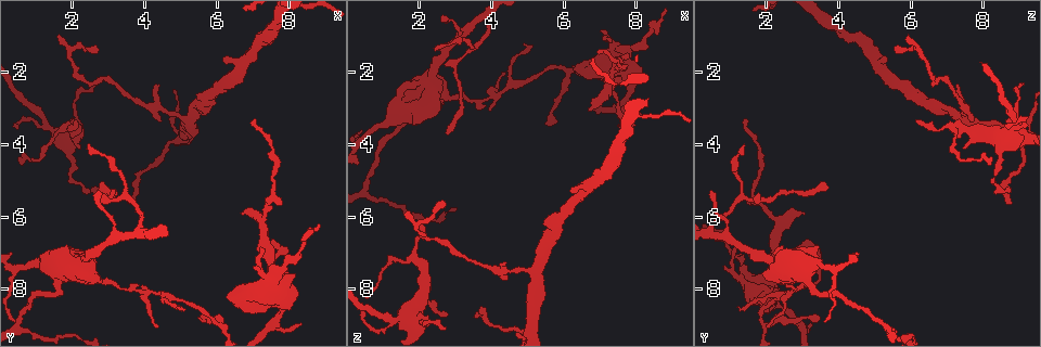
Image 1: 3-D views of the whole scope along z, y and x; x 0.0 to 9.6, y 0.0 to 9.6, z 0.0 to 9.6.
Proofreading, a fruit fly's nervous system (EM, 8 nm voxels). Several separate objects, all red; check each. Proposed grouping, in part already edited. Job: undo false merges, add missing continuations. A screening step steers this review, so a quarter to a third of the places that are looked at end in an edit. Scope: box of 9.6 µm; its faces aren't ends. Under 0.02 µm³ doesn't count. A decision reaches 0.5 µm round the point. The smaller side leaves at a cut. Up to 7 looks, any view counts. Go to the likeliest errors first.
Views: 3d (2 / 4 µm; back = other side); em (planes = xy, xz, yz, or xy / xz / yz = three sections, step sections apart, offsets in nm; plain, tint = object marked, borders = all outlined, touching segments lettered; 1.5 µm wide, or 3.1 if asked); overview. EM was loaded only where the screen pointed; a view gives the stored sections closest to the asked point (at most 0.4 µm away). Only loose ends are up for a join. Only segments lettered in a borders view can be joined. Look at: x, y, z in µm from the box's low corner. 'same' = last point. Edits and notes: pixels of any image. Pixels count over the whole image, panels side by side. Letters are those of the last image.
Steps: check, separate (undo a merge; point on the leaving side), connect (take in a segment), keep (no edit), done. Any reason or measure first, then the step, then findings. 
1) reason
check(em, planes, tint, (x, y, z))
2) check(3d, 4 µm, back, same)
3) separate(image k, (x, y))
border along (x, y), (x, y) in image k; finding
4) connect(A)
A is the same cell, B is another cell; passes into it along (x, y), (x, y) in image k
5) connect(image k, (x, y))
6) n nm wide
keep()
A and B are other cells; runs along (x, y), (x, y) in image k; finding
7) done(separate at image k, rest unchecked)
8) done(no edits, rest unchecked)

free end
check(3d, 4 µm, (4.35, 9.05, 2.05))

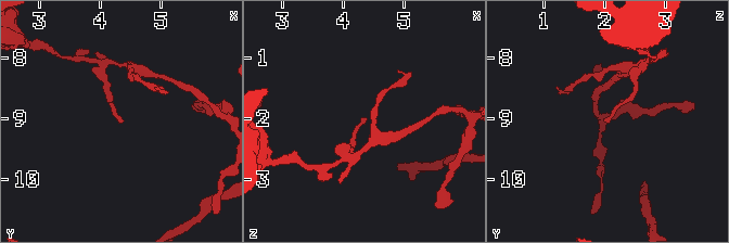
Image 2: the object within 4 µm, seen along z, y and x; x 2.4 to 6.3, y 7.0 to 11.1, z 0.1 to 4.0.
check(em, planes, borders, (4.30, 9.05, 1.95))

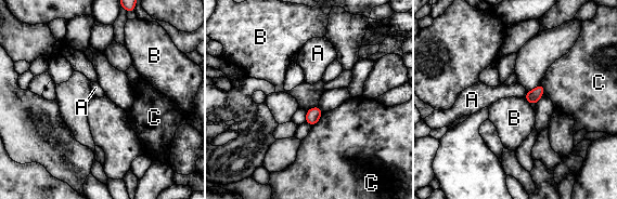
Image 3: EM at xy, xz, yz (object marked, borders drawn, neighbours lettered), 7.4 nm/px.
keep()
A, B and C are other cells; border along (318, 105), (307, 111) in image 3; none of them fits

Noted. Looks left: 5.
sudden change in width
check(em, planes, borders, (3.10, 7.85, 2.75))

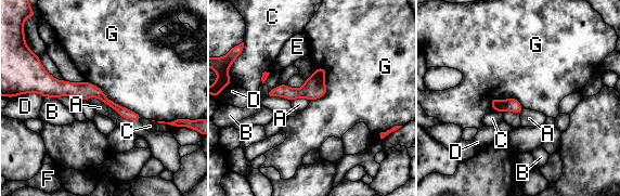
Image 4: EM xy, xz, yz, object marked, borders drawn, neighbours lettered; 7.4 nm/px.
keep()
A, B, C, D, E, F and G are other cells; runs along (35, 87), (93, 90), (137, 117) in image 4; continuous, no second neuron

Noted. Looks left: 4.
calibre changes
check(em, xz, step 8, borders, (0.65, 7.40, 3.65))

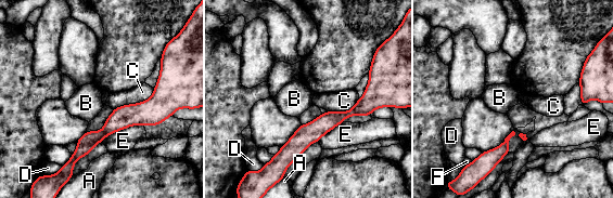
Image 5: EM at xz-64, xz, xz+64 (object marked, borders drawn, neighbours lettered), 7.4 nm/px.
80 nm wide
keep()
A, B, C, D, E and F are other cells; border along (143, 124), (130, 124), (100, 142) in image 5; continuous, no second neuron

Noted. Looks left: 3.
done(no edits, rest unchecked)

